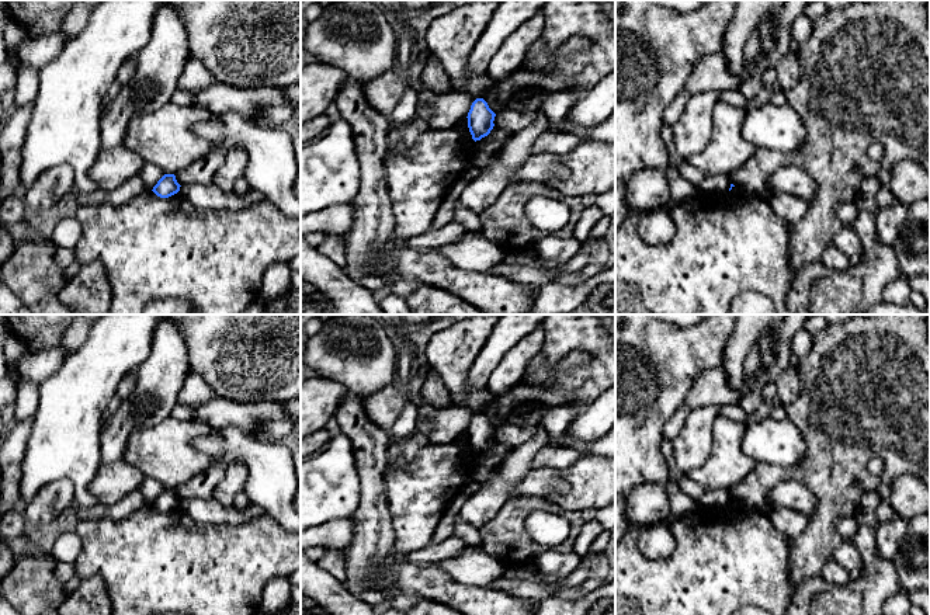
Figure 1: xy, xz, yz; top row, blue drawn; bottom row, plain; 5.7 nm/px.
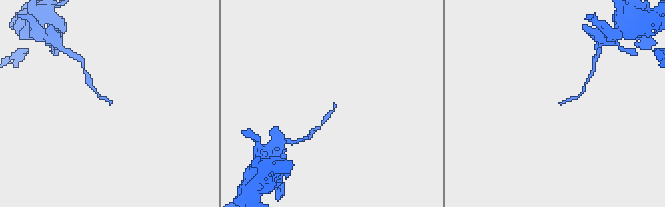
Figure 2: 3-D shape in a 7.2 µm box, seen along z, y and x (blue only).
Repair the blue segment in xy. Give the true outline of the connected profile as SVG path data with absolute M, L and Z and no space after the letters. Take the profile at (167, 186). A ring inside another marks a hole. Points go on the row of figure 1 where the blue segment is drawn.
M164 174L153 187L153 192L160 198L169 198L180 191L180 184L174 174Z

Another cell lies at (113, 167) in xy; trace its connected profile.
M118 146L101 150L87 174L100 190L112 191L136 177L145 163L139 154L125 146Z

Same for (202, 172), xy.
M215 149L198 159L194 164L177 173L176 180L180 185L214 184L215 173L225 163L225 160L226 153Z

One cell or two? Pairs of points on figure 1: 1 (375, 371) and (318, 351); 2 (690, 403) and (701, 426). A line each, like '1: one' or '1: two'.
1: one
2: two

